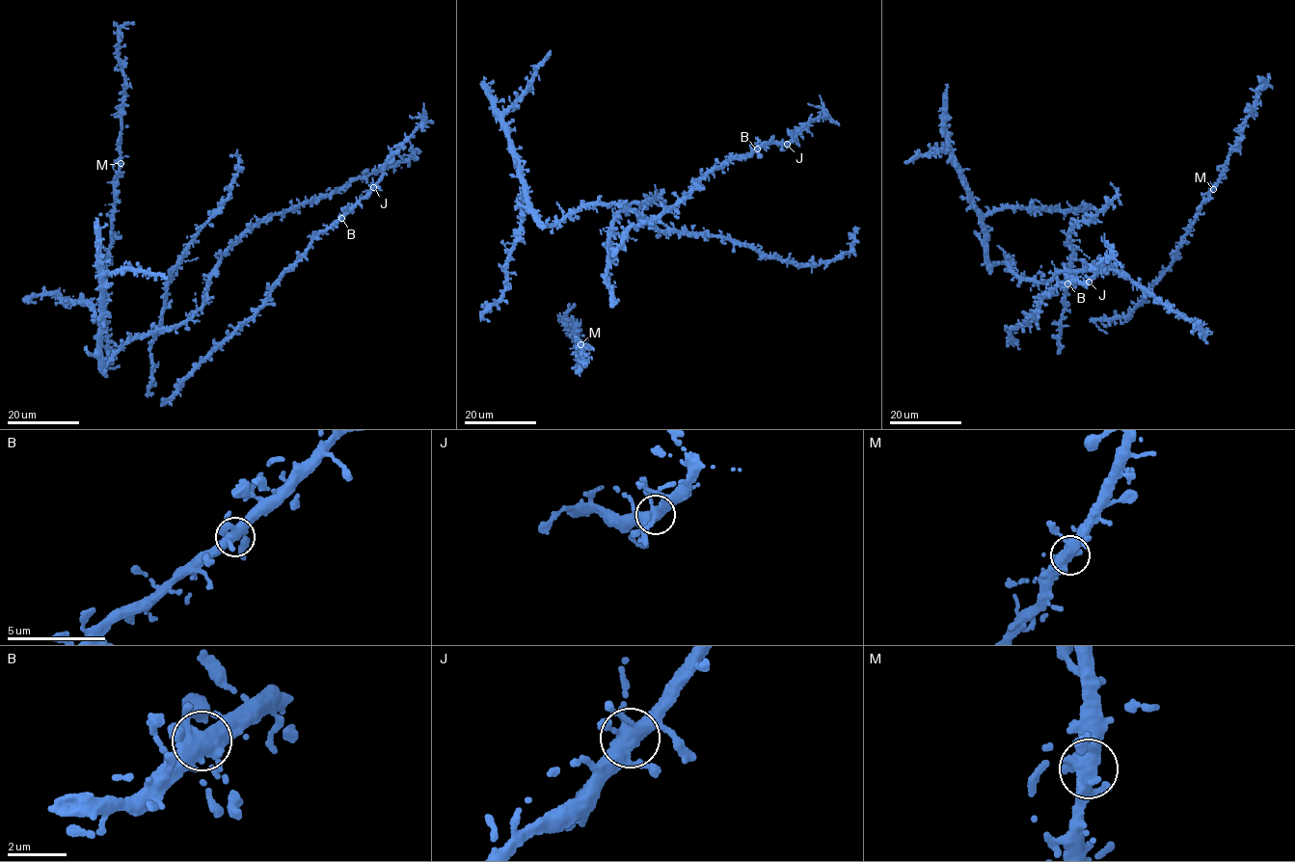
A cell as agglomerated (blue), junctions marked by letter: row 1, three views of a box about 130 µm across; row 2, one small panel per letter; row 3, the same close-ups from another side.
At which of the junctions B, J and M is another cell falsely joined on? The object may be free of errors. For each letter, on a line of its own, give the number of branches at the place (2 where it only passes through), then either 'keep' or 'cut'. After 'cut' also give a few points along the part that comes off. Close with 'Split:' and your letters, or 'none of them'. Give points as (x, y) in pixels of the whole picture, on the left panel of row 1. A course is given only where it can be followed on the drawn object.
B: 7 | keep
J: 7 | keep
M: 6 | keep
Split: none of them

